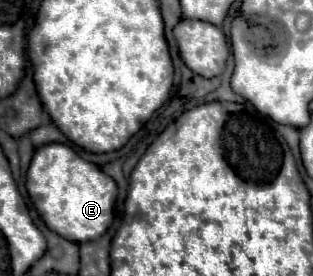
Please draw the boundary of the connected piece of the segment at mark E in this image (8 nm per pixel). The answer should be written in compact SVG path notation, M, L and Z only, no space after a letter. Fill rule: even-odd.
M46 144L36 150L28 174L28 194L46 226L72 242L98 240L114 220L118 186L96 164L80 158L66 144Z

